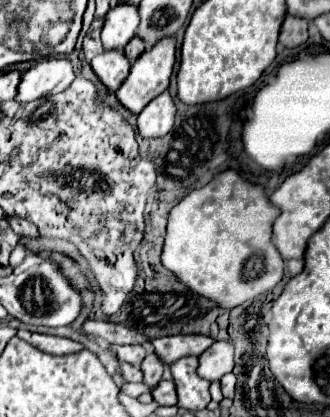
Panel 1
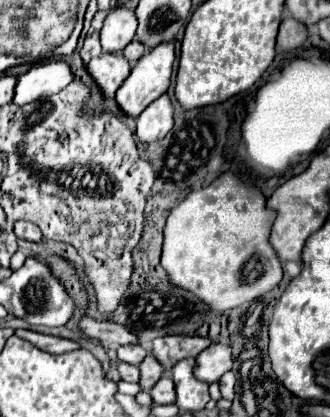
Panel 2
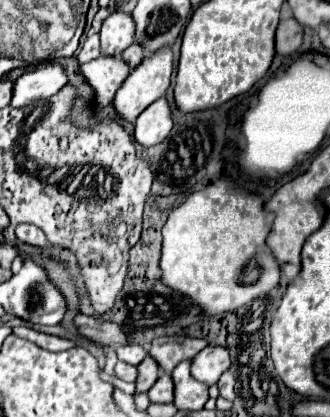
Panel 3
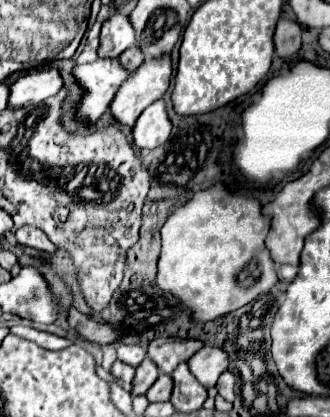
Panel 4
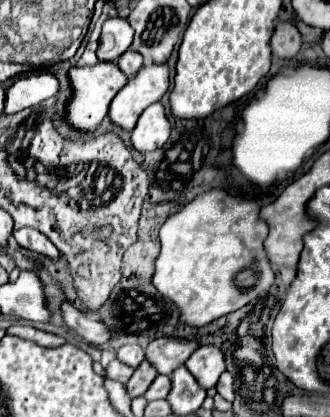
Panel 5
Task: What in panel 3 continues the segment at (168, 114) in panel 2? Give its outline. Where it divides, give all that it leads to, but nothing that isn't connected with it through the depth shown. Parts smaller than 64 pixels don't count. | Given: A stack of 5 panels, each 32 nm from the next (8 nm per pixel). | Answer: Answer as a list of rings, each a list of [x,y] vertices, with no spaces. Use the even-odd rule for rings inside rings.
[[[158,98],[138,118],[134,138],[144,148],[160,144],[172,130],[172,110],[166,98]]]

